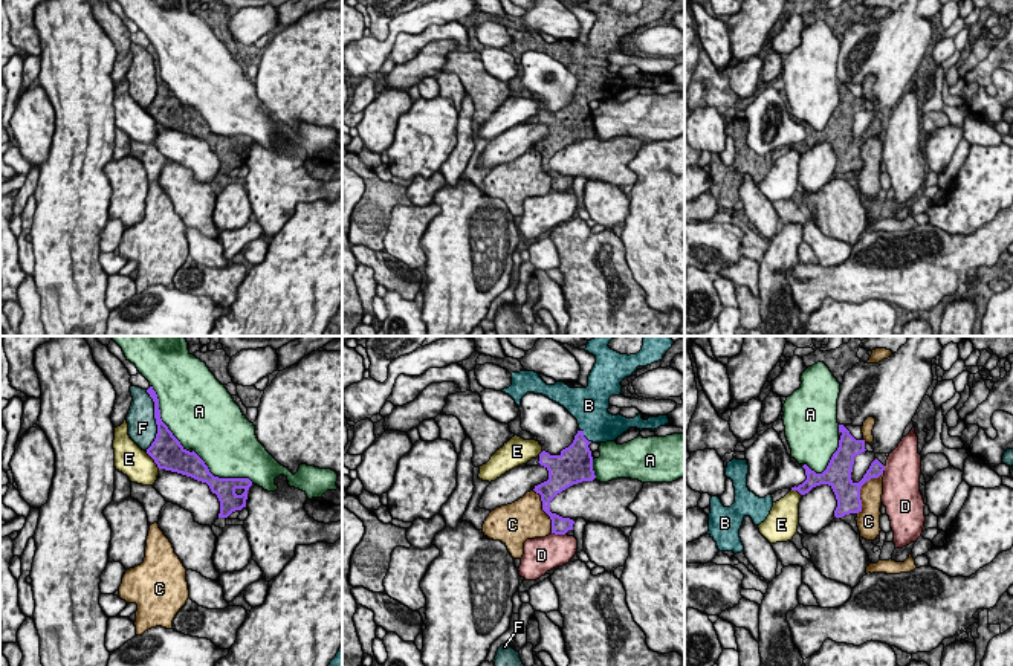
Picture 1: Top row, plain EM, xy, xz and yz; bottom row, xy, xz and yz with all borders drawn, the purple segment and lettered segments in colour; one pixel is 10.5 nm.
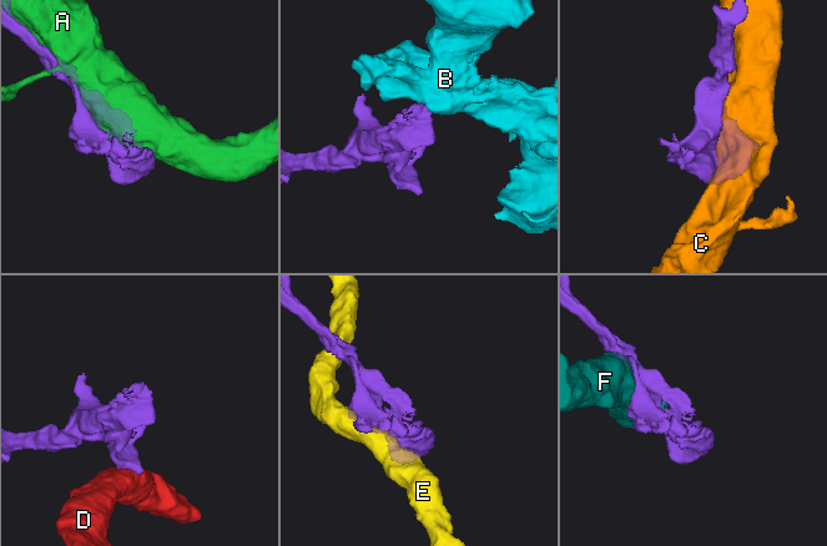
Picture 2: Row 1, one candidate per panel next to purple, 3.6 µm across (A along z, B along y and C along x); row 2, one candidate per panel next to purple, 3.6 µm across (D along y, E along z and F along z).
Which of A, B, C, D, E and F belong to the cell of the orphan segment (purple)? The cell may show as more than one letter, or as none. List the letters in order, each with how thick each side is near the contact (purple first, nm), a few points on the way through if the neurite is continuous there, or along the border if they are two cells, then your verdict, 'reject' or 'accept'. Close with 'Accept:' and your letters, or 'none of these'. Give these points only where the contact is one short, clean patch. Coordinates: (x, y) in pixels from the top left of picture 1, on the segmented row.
A: 220/480 nm | reject
B: 320/360 nm | across xz (576, 459), (582, 436), (599, 426) | accept
C: 260/240 nm | reject
D: 190/360 nm | along xz (552, 532), (564, 535) | reject
E: 340/320 nm | reject
F: 220/300 nm | reject
Accept: B

